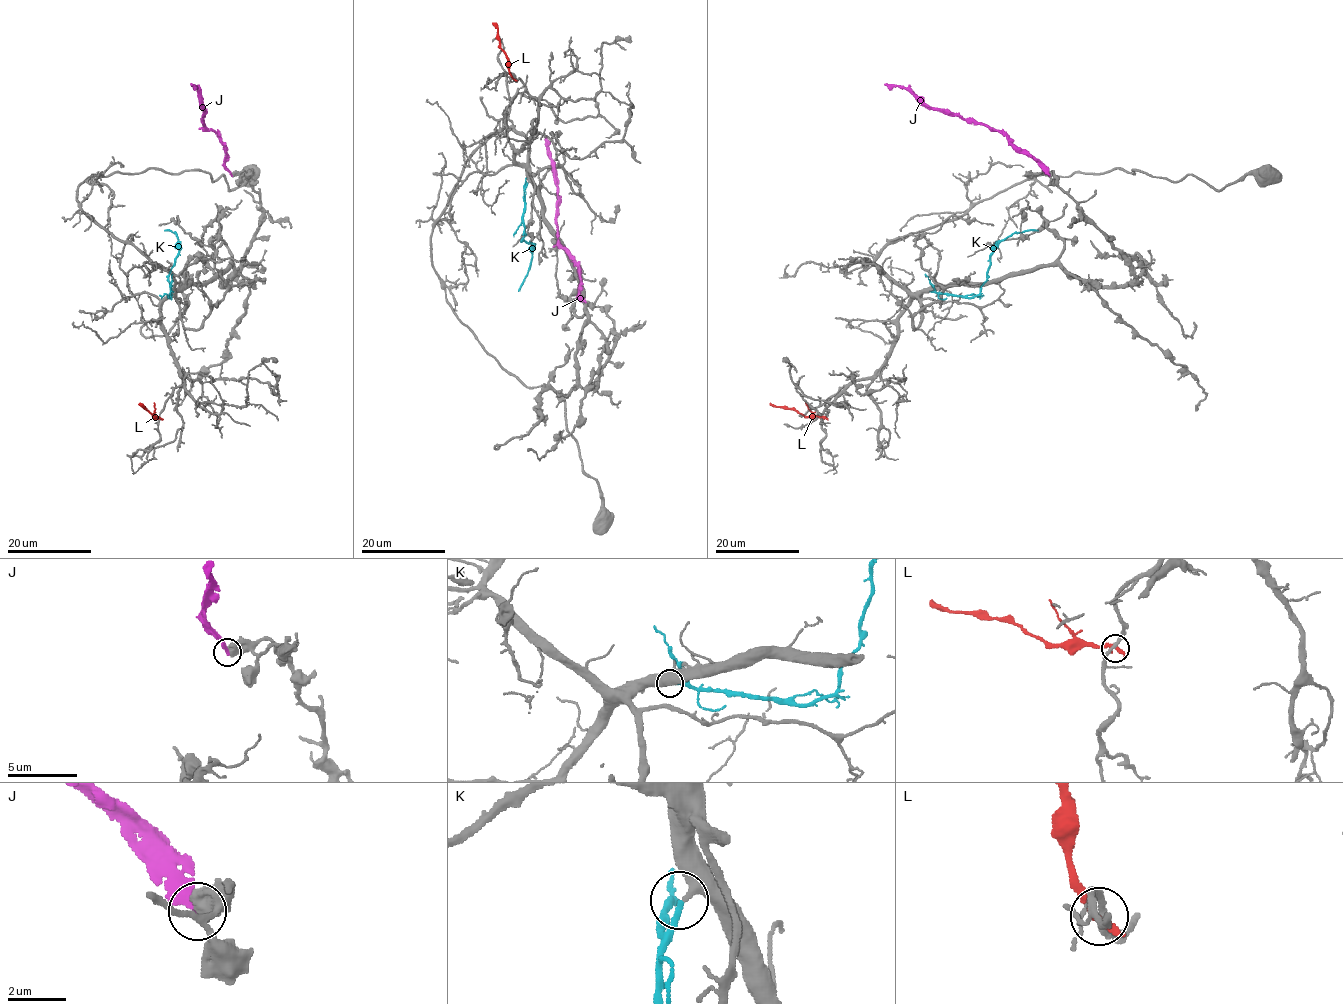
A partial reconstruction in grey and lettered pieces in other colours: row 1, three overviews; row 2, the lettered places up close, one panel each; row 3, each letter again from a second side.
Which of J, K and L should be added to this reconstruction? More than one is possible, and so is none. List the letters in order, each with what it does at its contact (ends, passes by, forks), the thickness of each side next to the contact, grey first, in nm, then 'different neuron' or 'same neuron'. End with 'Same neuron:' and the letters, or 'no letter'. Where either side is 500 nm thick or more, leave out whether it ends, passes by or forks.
J: calibres 650 and 360 nm; different neuron
K: it ends; calibres 360 and 200 nm; same neuron
L: it ends; calibres 240 and 360 nm; different neuron
Same neuron: K

